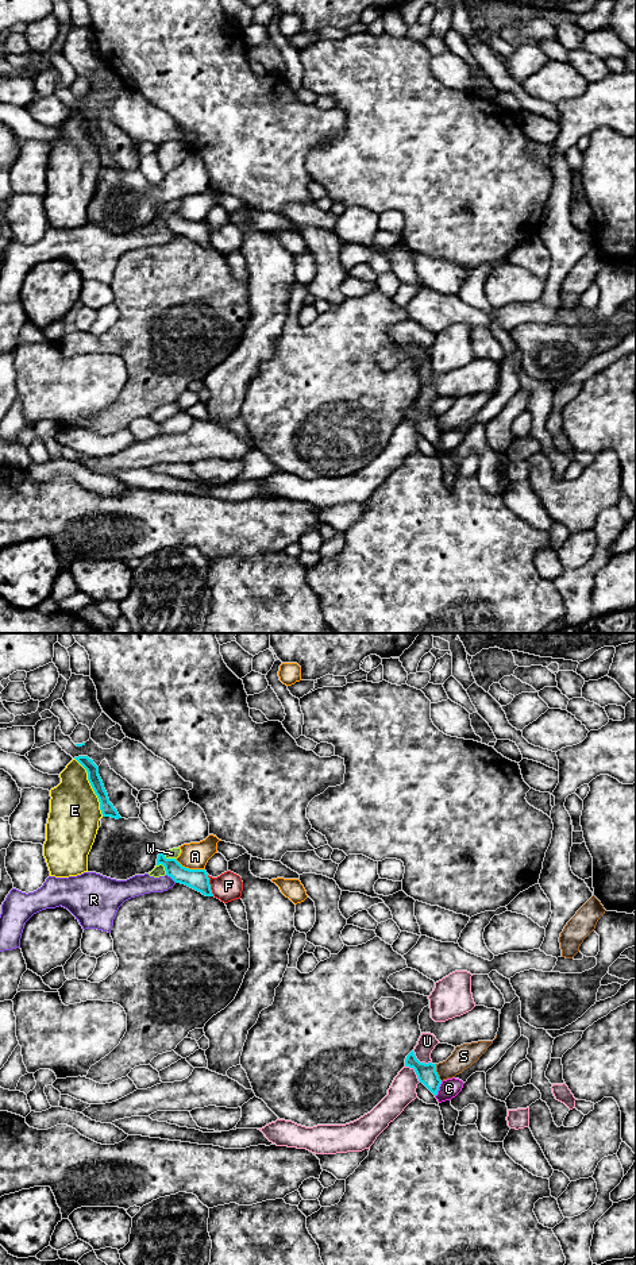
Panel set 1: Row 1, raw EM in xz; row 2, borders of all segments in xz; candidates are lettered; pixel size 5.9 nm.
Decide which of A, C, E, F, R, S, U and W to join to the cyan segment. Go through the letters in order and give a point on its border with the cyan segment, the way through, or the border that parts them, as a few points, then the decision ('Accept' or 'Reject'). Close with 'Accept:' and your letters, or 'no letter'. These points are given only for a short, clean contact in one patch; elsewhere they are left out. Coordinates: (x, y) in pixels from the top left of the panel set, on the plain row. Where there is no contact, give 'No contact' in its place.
A: Touches cyan at xz (188, 220). Boundary: xz (174, 211), (185, 219), (204, 222). Reject
C: Touches cyan at xz (438, 442). Boundary: xz (442, 434), (435, 448). Reject
E: Touches cyan at xz (92, 139). Boundary: xz (74, 110), (87, 124), (87, 131), (97, 150), (103, 168). Reject
F: Touches cyan at xz (209, 238). Boundary: xz (207, 227), (214, 247). Reject
R: Touches cyan at xz (172, 230). Boundary: xz (166, 226), (176, 234). Reject
S: Touches cyan at xz (436, 424). Boundary: xz (435, 416), (435, 423), (442, 432). Reject
U: Touches cyan at xz (419, 413). Boundary: xz (412, 402), (420, 413), (431, 415). Reject
W: Touches cyan at xz (168, 211). Boundary: xz (164, 204), (166, 209), (174, 211). Reject
Accept: no letter

